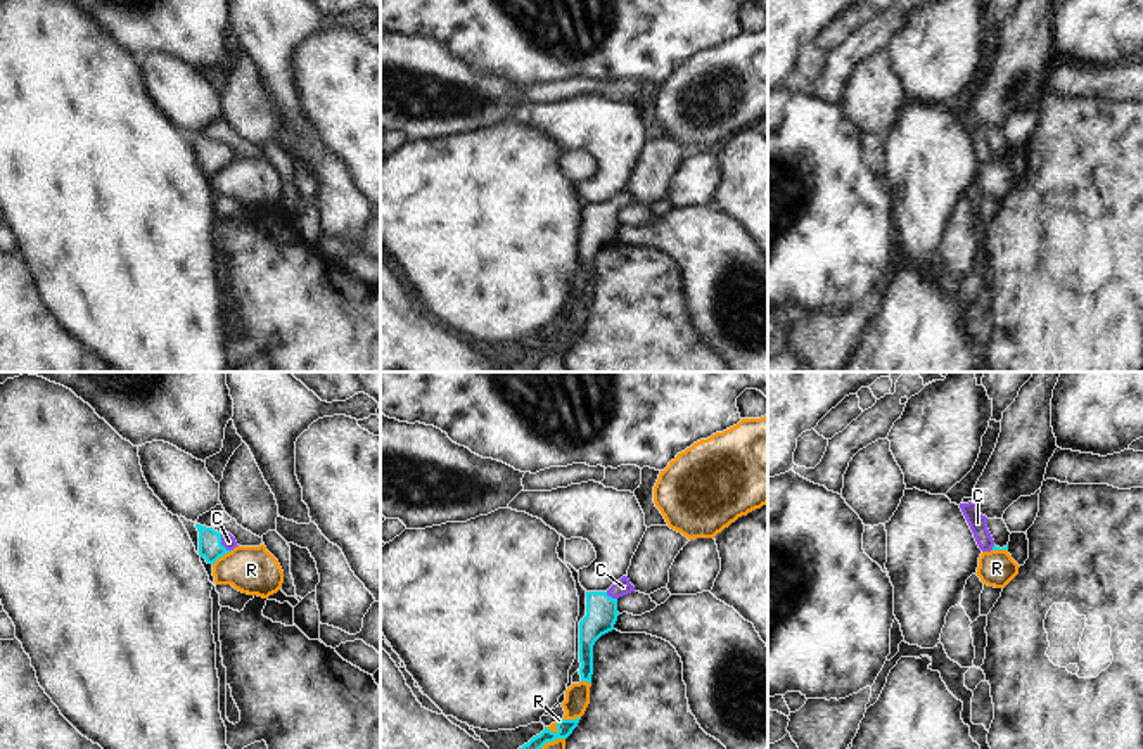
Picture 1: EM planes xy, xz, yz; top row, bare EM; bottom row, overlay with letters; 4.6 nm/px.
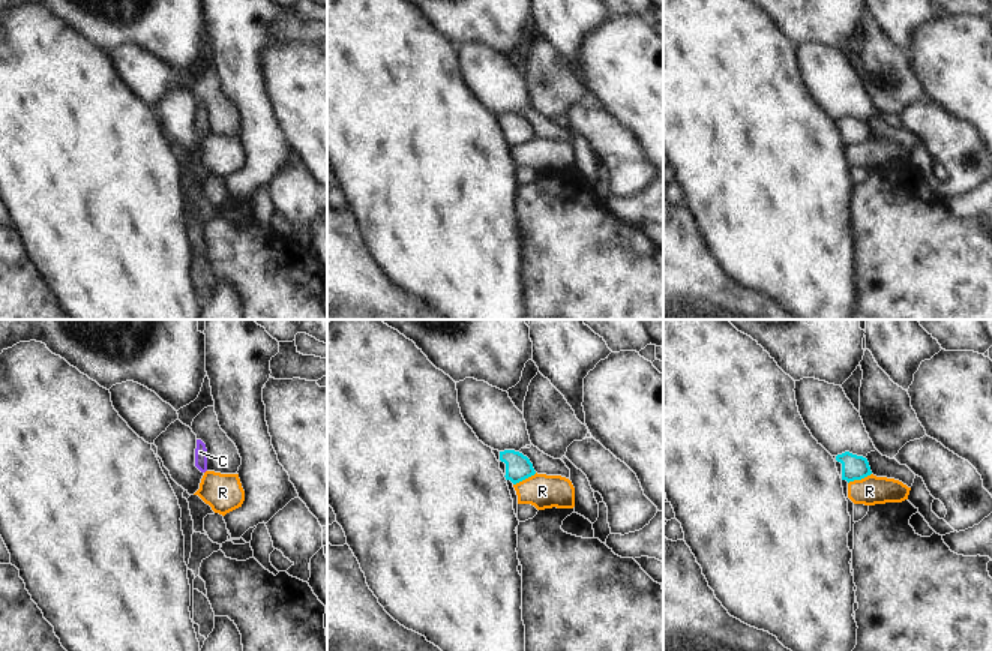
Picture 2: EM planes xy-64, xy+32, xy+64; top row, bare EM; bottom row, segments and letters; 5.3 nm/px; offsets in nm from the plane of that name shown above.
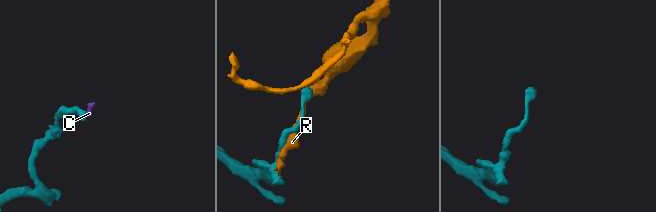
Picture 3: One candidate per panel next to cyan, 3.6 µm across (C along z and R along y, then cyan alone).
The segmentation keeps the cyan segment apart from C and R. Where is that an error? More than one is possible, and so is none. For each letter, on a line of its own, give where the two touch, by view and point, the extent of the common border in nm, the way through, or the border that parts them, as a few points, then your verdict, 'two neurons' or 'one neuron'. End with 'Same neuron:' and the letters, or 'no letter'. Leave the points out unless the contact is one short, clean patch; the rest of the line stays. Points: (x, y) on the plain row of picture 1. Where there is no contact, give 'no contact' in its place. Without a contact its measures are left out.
C: xy (220, 156) | 100 nm | across xy (210, 154), (220, 156), (229, 154) | one neuron
R: xy (222, 168) | 120 nm | two neurons
Same neuron: C

